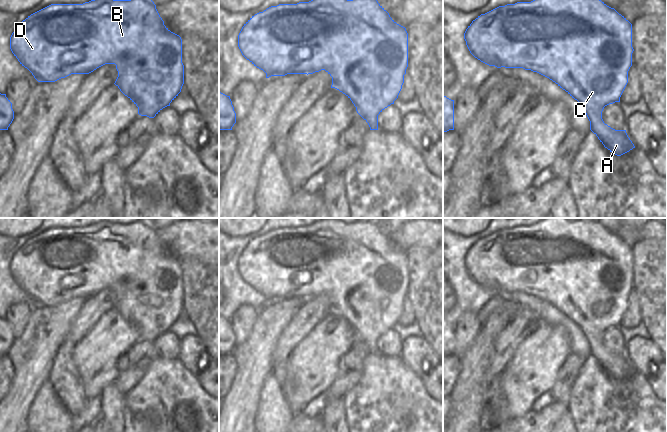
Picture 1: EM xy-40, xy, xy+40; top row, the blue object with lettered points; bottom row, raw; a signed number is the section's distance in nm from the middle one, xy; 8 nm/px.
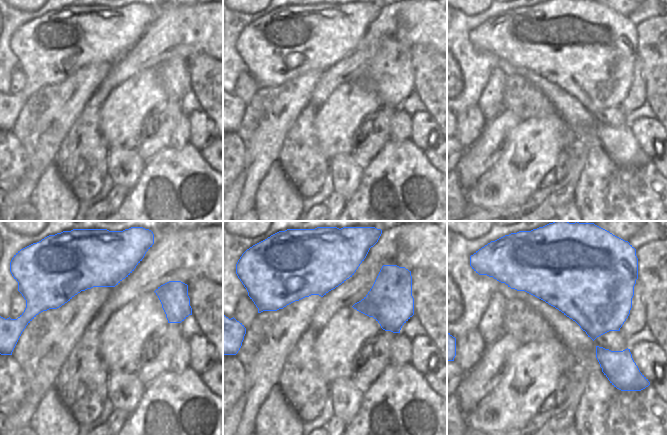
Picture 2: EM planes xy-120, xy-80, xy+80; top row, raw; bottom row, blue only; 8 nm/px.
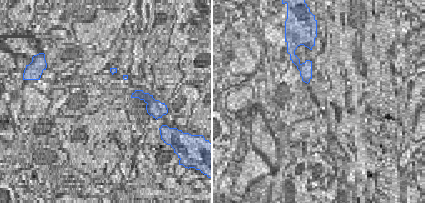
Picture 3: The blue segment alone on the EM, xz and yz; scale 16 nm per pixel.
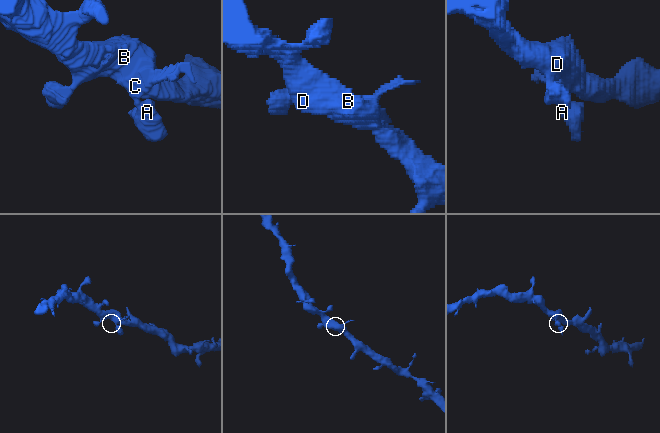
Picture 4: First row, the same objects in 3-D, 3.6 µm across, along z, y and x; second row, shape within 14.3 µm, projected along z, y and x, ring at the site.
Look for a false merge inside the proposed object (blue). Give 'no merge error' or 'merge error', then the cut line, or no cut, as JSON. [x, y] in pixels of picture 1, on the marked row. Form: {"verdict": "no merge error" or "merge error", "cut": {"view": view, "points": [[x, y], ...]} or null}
{"verdict": "no merge error", "cut": null}

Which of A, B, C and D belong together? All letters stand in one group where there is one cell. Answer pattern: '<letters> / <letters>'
A B C D

